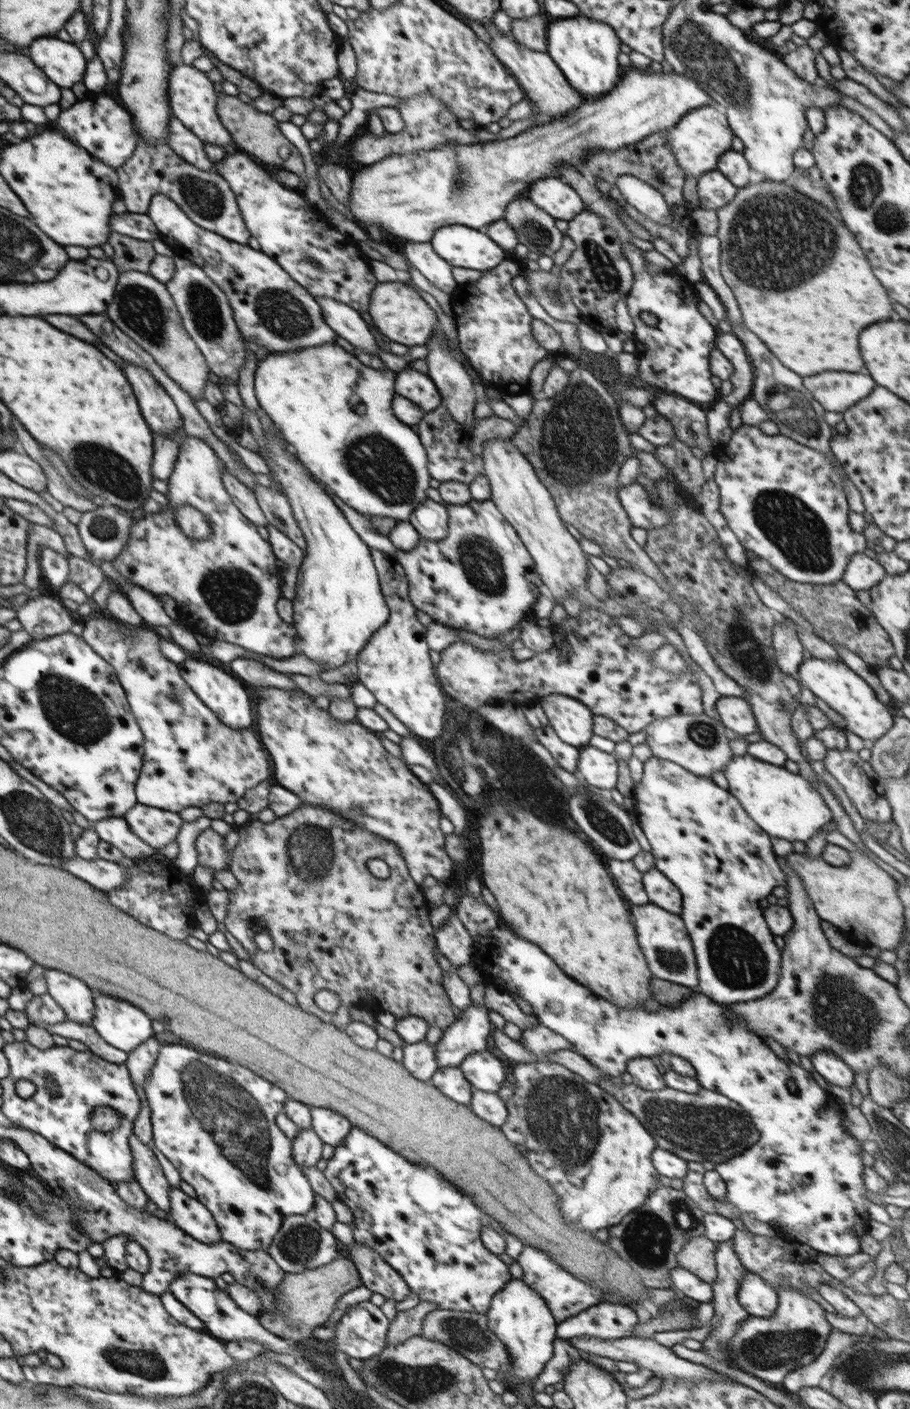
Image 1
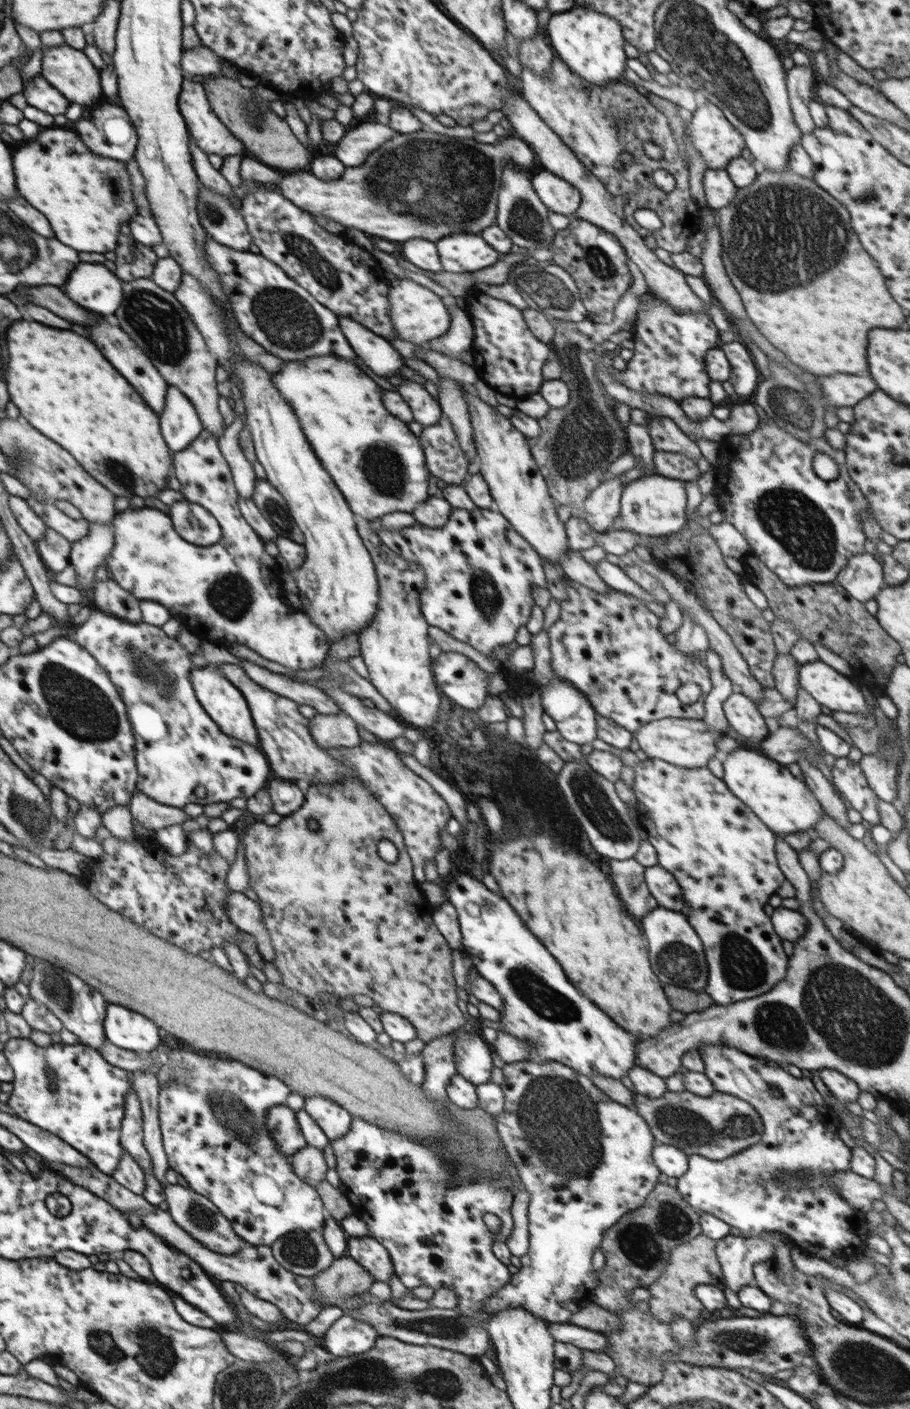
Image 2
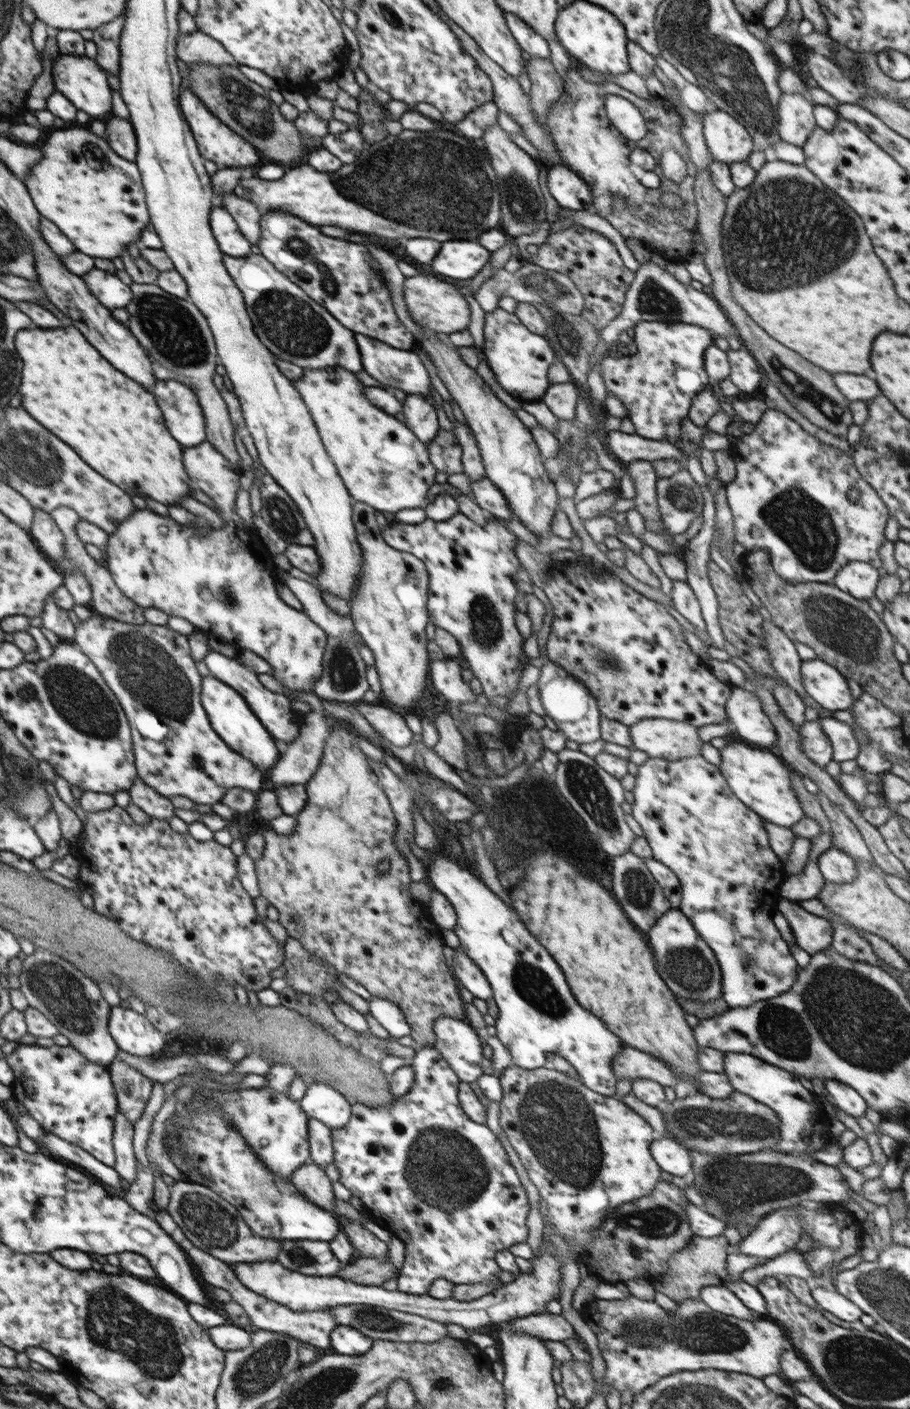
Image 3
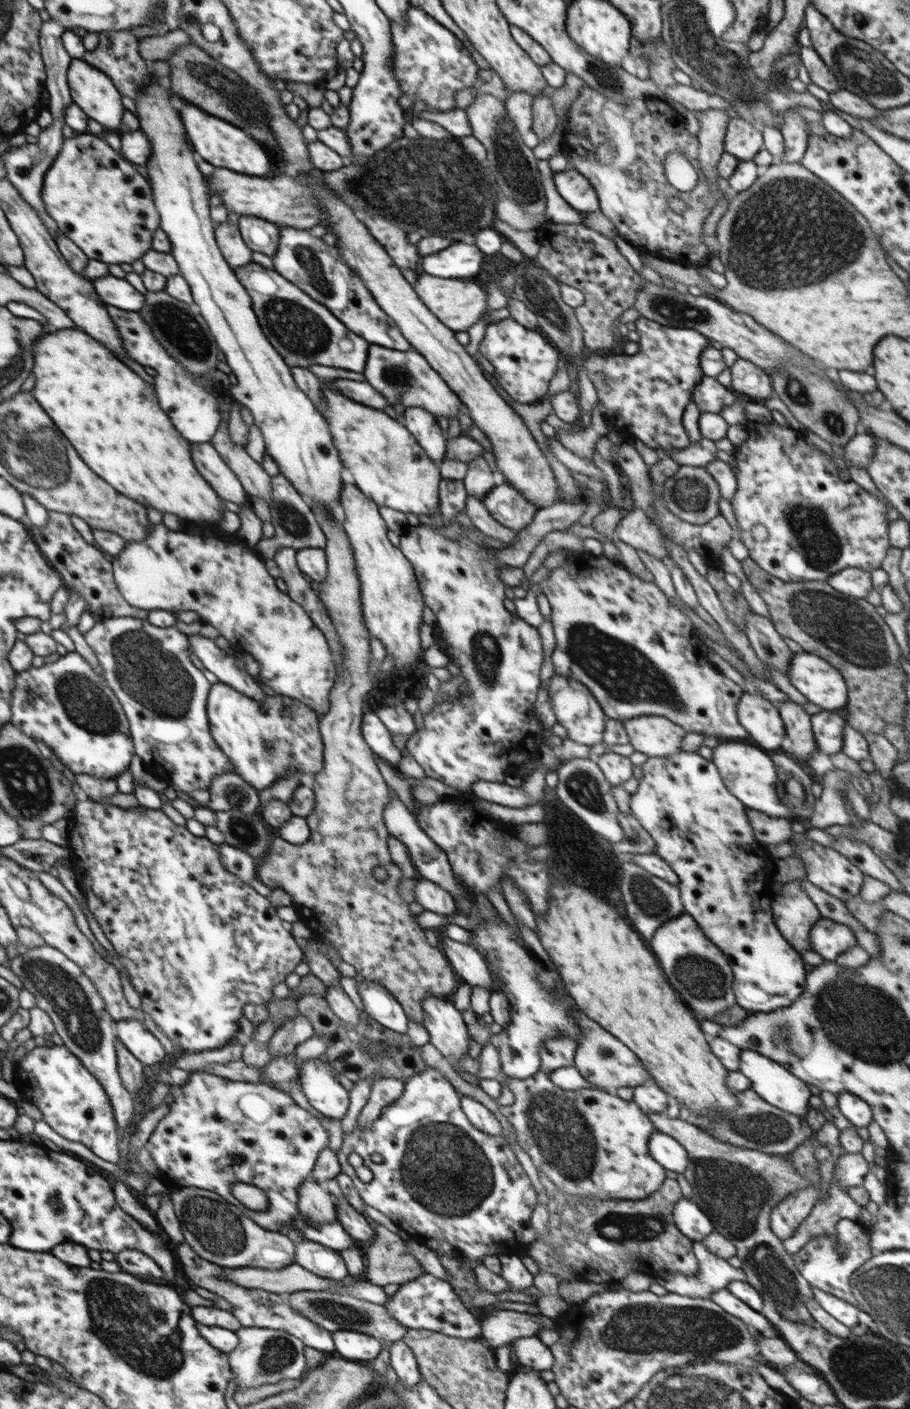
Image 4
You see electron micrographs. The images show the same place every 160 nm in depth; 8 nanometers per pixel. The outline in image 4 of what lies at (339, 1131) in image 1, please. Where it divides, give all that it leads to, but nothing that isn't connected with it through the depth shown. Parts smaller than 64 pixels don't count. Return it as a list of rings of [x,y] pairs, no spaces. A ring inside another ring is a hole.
[[[324,1056],[306,1060],[299,1072],[299,1081],[308,1102],[332,1120],[343,1120],[349,1109],[349,1091],[336,1078],[336,1071]]]

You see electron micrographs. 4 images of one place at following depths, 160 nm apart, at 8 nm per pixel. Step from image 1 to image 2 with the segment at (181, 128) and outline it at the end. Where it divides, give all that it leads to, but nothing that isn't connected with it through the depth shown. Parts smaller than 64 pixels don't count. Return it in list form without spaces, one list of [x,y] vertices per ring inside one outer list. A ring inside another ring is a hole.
[[[193,138],[190,139],[189,147],[191,150],[190,156],[192,156],[192,166],[194,166],[201,184],[218,194],[227,196],[231,200],[231,205],[234,208],[240,209],[242,205],[241,199],[234,196],[232,186],[226,181],[226,178],[222,176],[220,171],[212,167],[208,159],[208,154],[195,143]]]

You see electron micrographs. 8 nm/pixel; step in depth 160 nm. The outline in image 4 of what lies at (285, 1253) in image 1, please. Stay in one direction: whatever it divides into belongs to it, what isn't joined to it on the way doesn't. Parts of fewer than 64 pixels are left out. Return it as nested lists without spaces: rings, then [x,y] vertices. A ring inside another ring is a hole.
[[[314,1241],[296,1244],[294,1263],[325,1279],[342,1280],[349,1275],[339,1251]]]

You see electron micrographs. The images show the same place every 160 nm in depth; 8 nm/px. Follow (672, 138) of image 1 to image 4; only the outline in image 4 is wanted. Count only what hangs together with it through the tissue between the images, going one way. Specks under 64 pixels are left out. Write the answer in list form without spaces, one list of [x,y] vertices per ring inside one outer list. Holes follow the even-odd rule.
[[[740,117],[729,120],[725,134],[725,152],[740,161],[750,161],[762,148],[762,130]]]

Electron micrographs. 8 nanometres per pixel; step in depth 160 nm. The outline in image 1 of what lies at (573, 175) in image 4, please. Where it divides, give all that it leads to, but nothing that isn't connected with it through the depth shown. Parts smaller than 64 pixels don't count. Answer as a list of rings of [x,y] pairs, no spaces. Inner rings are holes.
[[[542,177],[534,181],[525,193],[538,208],[555,219],[569,221],[585,210],[580,195],[558,177]]]

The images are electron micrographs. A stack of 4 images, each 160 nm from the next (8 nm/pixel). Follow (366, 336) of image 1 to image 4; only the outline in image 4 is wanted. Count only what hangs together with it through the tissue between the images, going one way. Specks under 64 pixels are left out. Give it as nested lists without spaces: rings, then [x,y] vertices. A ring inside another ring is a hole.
[[[372,344],[363,374],[367,382],[392,406],[396,404],[403,404],[405,408],[419,406],[436,417],[444,416],[447,419],[451,416],[458,417],[458,410],[463,403],[460,397],[414,348],[401,351]]]

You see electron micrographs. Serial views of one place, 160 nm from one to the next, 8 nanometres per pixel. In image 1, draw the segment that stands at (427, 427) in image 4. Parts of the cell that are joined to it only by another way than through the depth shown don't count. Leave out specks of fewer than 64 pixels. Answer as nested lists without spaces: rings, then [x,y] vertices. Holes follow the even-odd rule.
[[[409,366],[396,373],[394,393],[411,400],[426,413],[442,404],[440,393],[432,379]]]

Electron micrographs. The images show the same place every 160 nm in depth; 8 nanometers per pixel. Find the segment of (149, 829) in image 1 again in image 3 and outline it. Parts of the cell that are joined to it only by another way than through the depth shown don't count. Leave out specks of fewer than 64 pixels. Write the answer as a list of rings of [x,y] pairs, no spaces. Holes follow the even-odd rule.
[[[139,776],[135,779],[134,786],[129,790],[131,802],[139,806],[150,817],[169,822],[176,815],[176,808],[170,799],[156,792],[154,788],[150,788],[148,784],[144,784]]]

